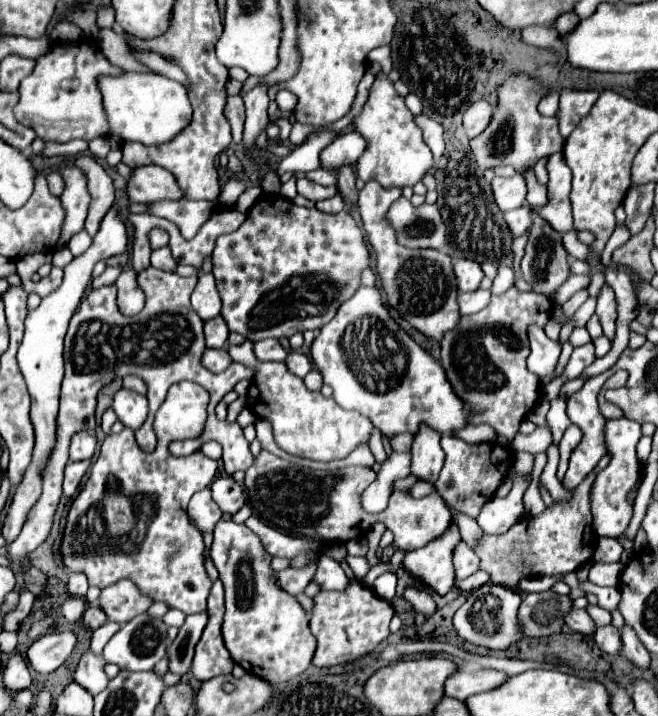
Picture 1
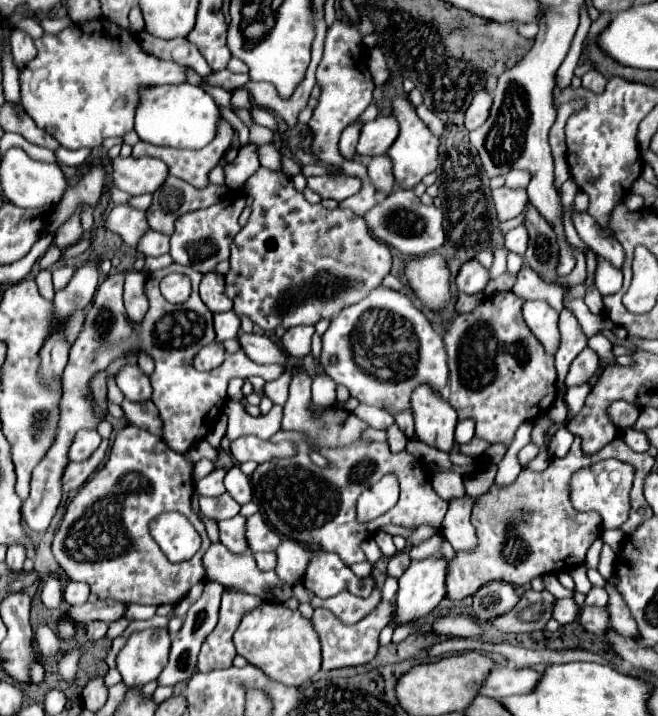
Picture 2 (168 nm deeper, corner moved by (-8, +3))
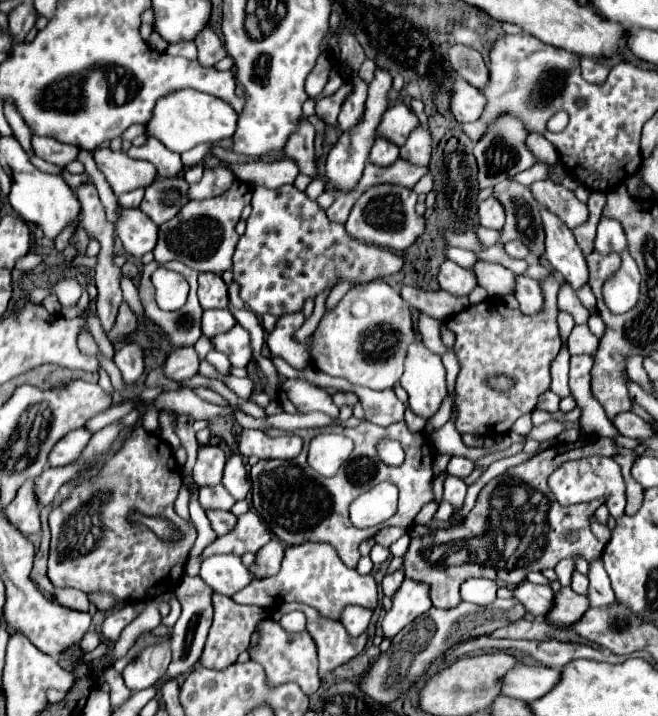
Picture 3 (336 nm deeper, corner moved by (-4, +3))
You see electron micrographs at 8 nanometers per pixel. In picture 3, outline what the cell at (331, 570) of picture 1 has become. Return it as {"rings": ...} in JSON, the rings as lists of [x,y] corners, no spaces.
{"rings":[[[298,544],[288,546],[286,556],[282,562],[282,568],[276,576],[254,580],[244,590],[236,592],[232,596],[236,604],[256,604],[260,608],[272,608],[274,602],[304,602],[308,606],[314,606],[322,616],[340,618],[340,612],[346,604],[358,604],[366,608],[376,608],[378,604],[378,592],[374,578],[358,574],[354,568],[348,568],[340,562],[336,550],[330,544]]]}

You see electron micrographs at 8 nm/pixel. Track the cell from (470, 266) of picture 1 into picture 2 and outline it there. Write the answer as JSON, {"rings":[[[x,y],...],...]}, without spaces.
{"rings":[[[468,260],[460,266],[456,274],[456,288],[464,294],[482,294],[488,280],[490,280],[488,270],[480,262]]]}

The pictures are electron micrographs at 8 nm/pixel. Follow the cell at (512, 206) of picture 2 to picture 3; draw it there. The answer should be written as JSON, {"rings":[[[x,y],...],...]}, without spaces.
{"rings":[[[494,194],[488,196],[484,202],[480,202],[478,222],[480,222],[480,226],[502,230],[502,226],[504,226],[504,206],[500,206],[500,202],[496,202]]]}

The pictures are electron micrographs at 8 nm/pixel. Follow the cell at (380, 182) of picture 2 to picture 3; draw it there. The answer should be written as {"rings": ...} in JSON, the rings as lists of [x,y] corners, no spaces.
{"rings":[[[380,138],[374,142],[368,160],[376,166],[392,166],[392,162],[398,160],[398,146],[392,146],[390,142]]]}

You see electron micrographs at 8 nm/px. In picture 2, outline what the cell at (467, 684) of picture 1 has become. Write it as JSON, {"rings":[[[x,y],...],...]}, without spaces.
{"rings":[[[496,666],[484,682],[480,694],[490,698],[506,698],[514,694],[530,694],[540,680],[540,674],[532,668],[512,670],[506,666]]]}

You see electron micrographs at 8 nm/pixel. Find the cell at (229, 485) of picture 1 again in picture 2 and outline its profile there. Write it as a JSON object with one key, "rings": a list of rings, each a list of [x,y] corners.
{"rings":[[[238,466],[230,468],[226,478],[224,478],[224,484],[226,484],[226,490],[232,494],[232,498],[238,502],[238,504],[246,504],[252,500],[252,484],[250,484],[250,478],[246,474],[242,474],[242,470]]]}

